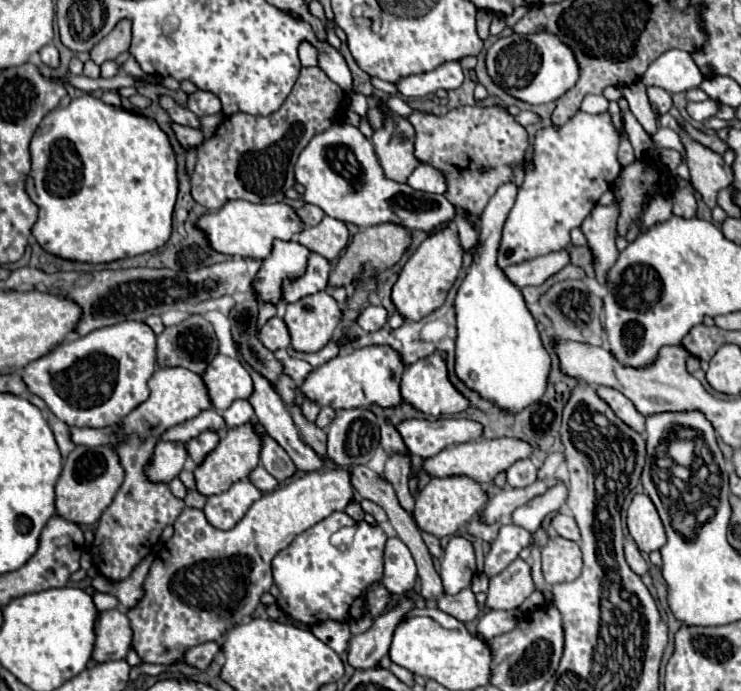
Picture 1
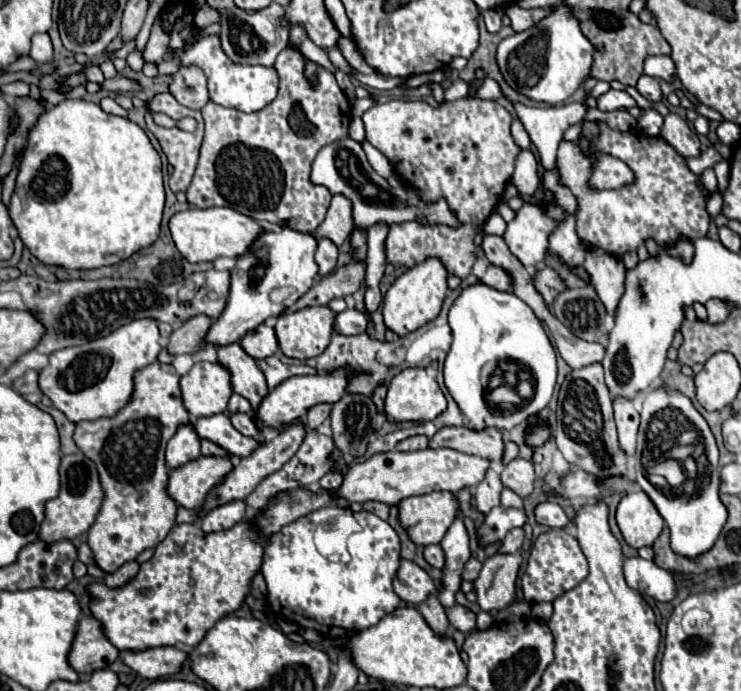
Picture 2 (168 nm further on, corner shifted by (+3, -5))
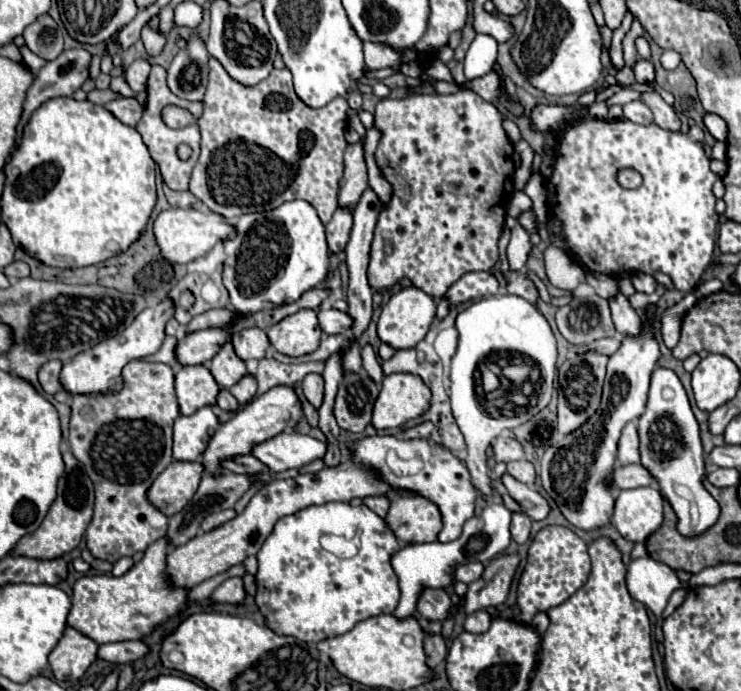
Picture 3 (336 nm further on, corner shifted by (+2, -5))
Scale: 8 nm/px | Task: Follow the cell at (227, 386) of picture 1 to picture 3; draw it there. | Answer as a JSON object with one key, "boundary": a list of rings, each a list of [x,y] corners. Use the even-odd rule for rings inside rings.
{"boundary":[[[191,365],[175,375],[175,393],[181,415],[189,415],[205,405],[215,407],[219,385],[205,365]]]}

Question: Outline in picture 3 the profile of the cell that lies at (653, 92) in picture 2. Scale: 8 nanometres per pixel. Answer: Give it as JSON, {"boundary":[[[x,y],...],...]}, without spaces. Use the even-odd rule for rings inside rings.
{"boundary":[[[637,61],[635,67],[633,67],[633,71],[635,71],[635,79],[637,79],[637,83],[647,85],[647,83],[655,81],[655,71],[653,71],[651,61]]]}

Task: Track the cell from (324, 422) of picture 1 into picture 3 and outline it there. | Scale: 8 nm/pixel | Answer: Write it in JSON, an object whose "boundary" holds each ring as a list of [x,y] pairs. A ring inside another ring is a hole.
{"boundary":[[[307,375],[301,383],[301,389],[303,389],[303,395],[307,397],[307,401],[319,409],[321,407],[321,401],[323,401],[323,377],[321,375]]]}

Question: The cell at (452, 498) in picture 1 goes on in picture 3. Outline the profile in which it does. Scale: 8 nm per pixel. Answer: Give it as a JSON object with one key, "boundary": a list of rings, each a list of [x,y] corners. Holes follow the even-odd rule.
{"boundary":[[[393,497],[385,517],[401,543],[433,543],[441,531],[441,511],[427,497]]]}

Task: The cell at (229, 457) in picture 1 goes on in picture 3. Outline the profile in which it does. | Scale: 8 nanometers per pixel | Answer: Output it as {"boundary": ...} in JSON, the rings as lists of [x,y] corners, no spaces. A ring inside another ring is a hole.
{"boundary":[[[173,461],[151,485],[147,497],[149,501],[167,517],[173,513],[179,513],[193,493],[197,491],[197,485],[203,477],[203,465],[199,461],[195,463],[183,463]]]}

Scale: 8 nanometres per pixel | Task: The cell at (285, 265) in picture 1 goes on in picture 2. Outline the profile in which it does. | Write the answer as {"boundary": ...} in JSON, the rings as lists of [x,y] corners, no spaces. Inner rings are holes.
{"boundary":[[[288,223],[280,225],[278,231],[264,229],[252,245],[246,249],[244,255],[236,257],[236,265],[230,271],[230,295],[226,309],[222,315],[210,325],[204,341],[222,347],[240,341],[246,333],[256,329],[270,317],[278,317],[280,311],[294,305],[314,283],[318,277],[318,265],[314,261],[316,253],[316,237],[312,233],[302,233],[292,229]],[[276,287],[292,287],[294,293],[280,303],[270,301],[270,291]]]}

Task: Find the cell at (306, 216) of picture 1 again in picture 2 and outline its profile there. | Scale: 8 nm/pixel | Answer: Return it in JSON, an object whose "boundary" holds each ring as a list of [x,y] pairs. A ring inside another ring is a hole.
{"boundary":[[[284,49],[276,59],[274,69],[278,73],[278,95],[264,109],[244,113],[238,109],[222,107],[212,101],[208,101],[202,107],[206,133],[200,149],[198,169],[186,191],[186,197],[190,205],[196,205],[200,209],[232,207],[238,213],[258,221],[265,229],[278,231],[280,223],[288,223],[294,229],[312,233],[324,221],[332,193],[328,191],[328,187],[318,189],[318,185],[310,181],[310,167],[316,153],[324,145],[348,137],[352,111],[346,95],[342,93],[342,89],[334,79],[334,73],[330,71],[320,73],[320,85],[316,85],[316,89],[312,89],[312,85],[304,85],[304,59],[296,49]],[[278,185],[290,185],[290,187],[284,187],[278,195]]]}

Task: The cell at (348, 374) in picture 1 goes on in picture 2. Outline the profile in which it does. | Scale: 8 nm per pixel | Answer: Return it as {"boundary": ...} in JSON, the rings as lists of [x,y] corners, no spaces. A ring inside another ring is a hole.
{"boundary":[[[338,369],[336,373],[328,373],[328,375],[302,375],[302,377],[290,377],[286,381],[282,381],[278,387],[274,387],[258,405],[256,413],[252,415],[252,421],[256,425],[258,431],[264,429],[280,429],[284,425],[296,423],[300,419],[306,417],[308,409],[316,403],[336,403],[340,401],[340,397],[346,393],[344,385],[348,383],[350,377],[350,369]]]}

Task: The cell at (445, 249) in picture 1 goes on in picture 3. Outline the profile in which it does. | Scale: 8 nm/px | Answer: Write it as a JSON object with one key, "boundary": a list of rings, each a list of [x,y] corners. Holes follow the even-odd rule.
{"boundary":[[[413,285],[405,287],[405,289],[397,291],[395,295],[391,295],[391,299],[383,305],[381,317],[377,323],[379,339],[383,343],[389,343],[393,349],[411,349],[429,331],[429,327],[435,319],[435,311],[437,311],[437,301],[433,297],[429,297],[423,289],[417,289]]]}

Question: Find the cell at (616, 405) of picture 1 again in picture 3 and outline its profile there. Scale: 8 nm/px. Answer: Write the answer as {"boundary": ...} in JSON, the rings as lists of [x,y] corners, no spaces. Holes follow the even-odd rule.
{"boundary":[[[633,421],[625,425],[621,431],[619,443],[617,443],[617,461],[623,465],[639,463],[639,439],[637,439],[637,427]]]}

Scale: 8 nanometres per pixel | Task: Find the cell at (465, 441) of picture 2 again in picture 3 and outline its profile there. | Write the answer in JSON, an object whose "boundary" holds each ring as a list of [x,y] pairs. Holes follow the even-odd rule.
{"boundary":[[[499,435],[493,443],[493,457],[497,463],[509,463],[515,459],[523,459],[523,447],[519,441],[511,439],[511,437],[503,437]]]}

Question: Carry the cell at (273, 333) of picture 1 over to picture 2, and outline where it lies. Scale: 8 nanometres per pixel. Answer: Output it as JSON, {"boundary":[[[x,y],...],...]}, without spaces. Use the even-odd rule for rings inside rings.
{"boundary":[[[266,323],[258,325],[254,331],[246,333],[240,341],[240,347],[252,357],[252,359],[266,359],[278,351],[278,341],[274,335],[274,329]]]}

